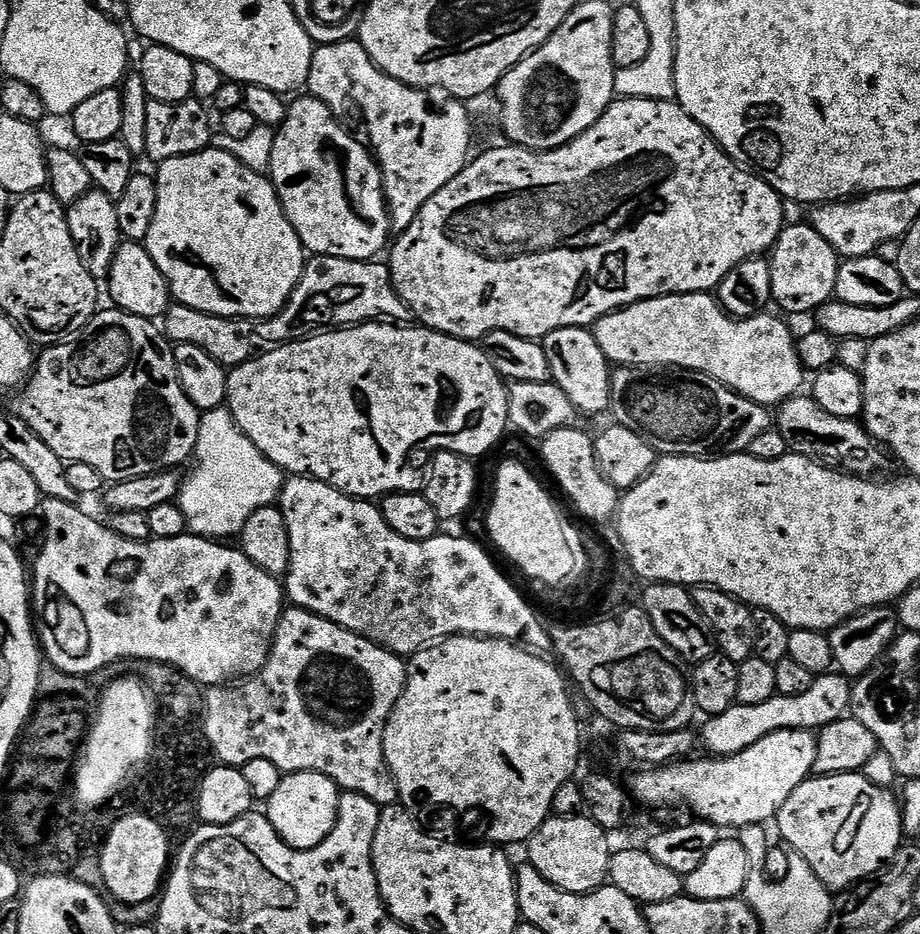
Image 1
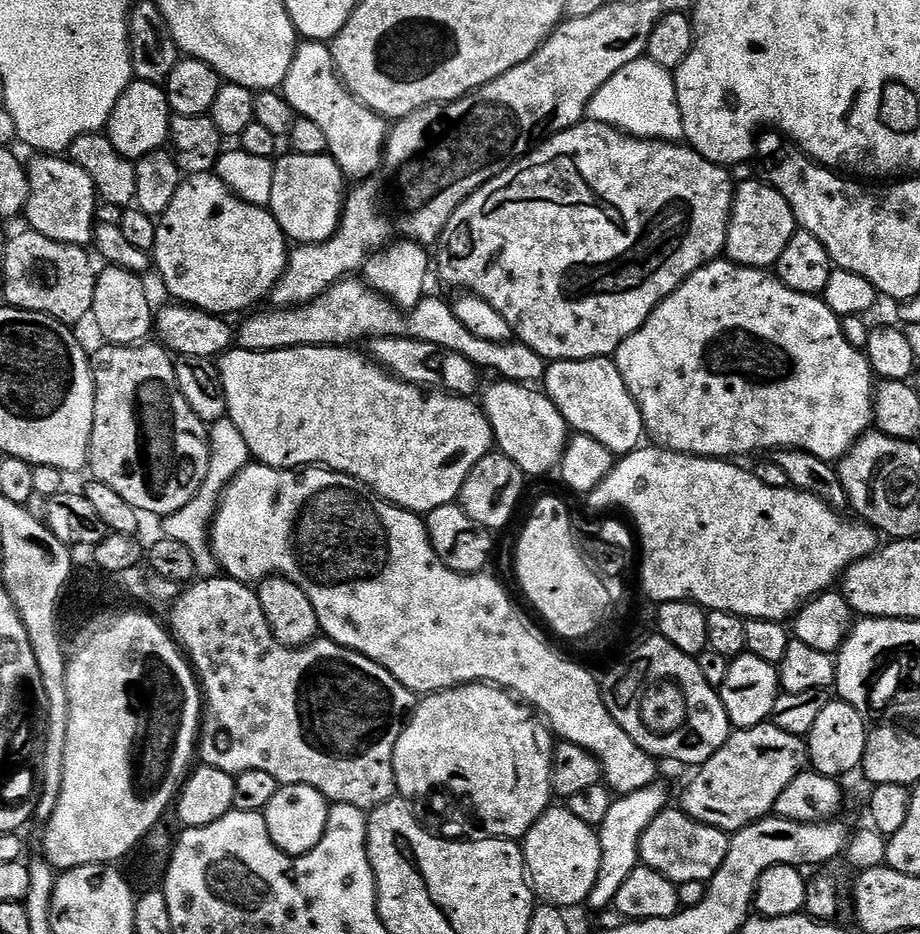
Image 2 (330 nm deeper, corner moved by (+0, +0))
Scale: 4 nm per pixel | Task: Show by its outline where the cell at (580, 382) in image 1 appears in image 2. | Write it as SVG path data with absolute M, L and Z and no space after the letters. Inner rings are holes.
M599 356L593 360L551 361L542 384L569 429L602 442L602 446L609 448L617 457L627 456L641 447L643 440L640 439L646 436L642 414L630 390L626 390L626 382L622 382L615 359Z

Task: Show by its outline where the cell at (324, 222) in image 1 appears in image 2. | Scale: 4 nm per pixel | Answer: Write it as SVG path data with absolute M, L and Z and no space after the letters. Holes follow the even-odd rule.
M289 151L287 155L281 155L273 163L274 186L267 207L289 241L297 245L320 244L331 238L340 224L342 203L346 198L346 177L327 154L311 156Z

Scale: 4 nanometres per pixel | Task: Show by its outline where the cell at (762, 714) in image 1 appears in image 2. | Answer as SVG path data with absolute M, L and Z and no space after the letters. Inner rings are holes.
M657 782L646 786L642 790L625 792L619 798L613 799L610 810L606 813L606 822L602 822L598 829L602 862L598 866L598 880L594 882L594 890L590 890L587 907L604 908L615 901L622 882L630 878L630 874L641 863L640 839L658 813L669 807L668 792Z

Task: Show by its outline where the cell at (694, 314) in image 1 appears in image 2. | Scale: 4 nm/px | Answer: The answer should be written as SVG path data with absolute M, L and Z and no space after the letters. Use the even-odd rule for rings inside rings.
M713 258L700 265L697 272L682 281L678 287L650 314L650 318L630 338L618 346L614 357L622 382L634 398L642 414L644 431L651 443L670 452L683 452L686 456L705 458L740 458L747 452L764 454L767 448L783 450L794 448L798 452L809 452L829 462L838 462L856 445L856 441L874 424L874 373L868 365L867 355L861 349L846 342L846 334L840 325L841 317L830 310L820 296L811 296L790 290L780 277L762 268L747 268L734 264L727 258Z

